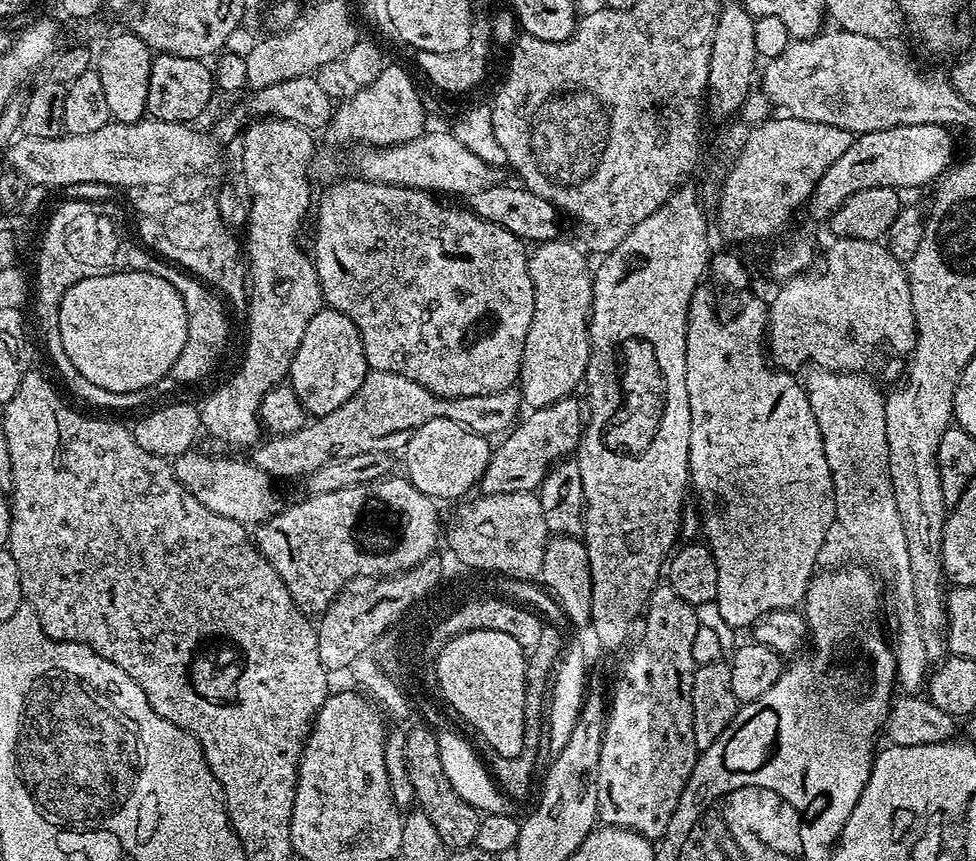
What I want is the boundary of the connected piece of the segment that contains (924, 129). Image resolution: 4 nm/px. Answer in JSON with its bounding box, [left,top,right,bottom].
[806,124,956,221]

